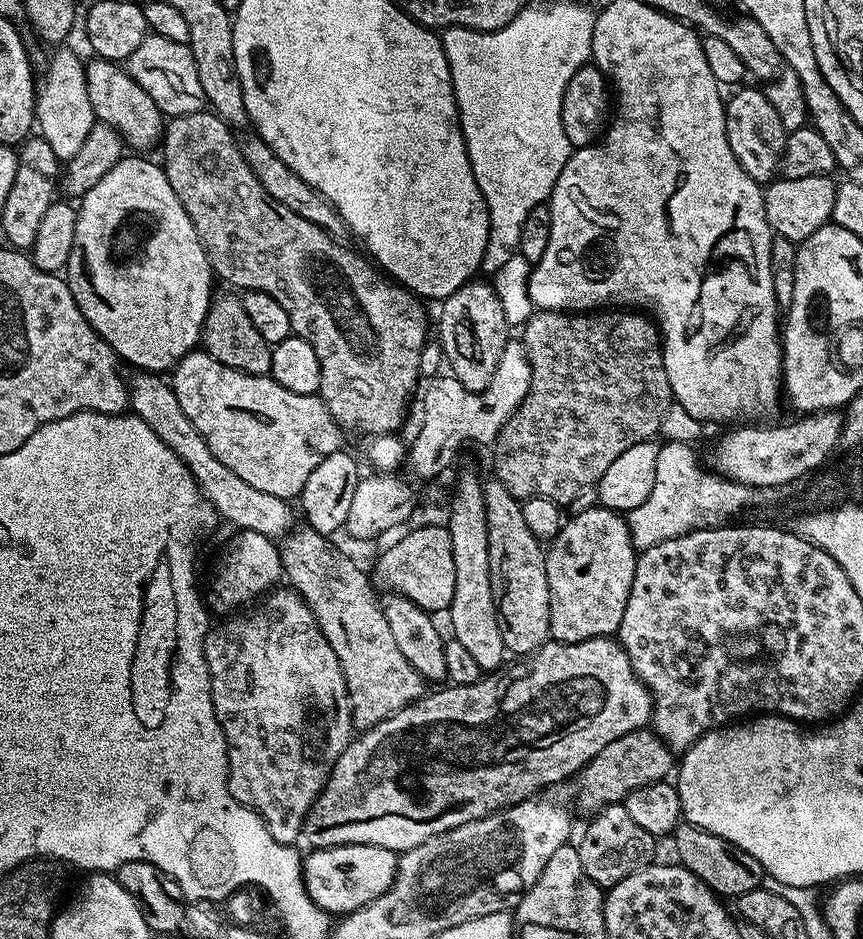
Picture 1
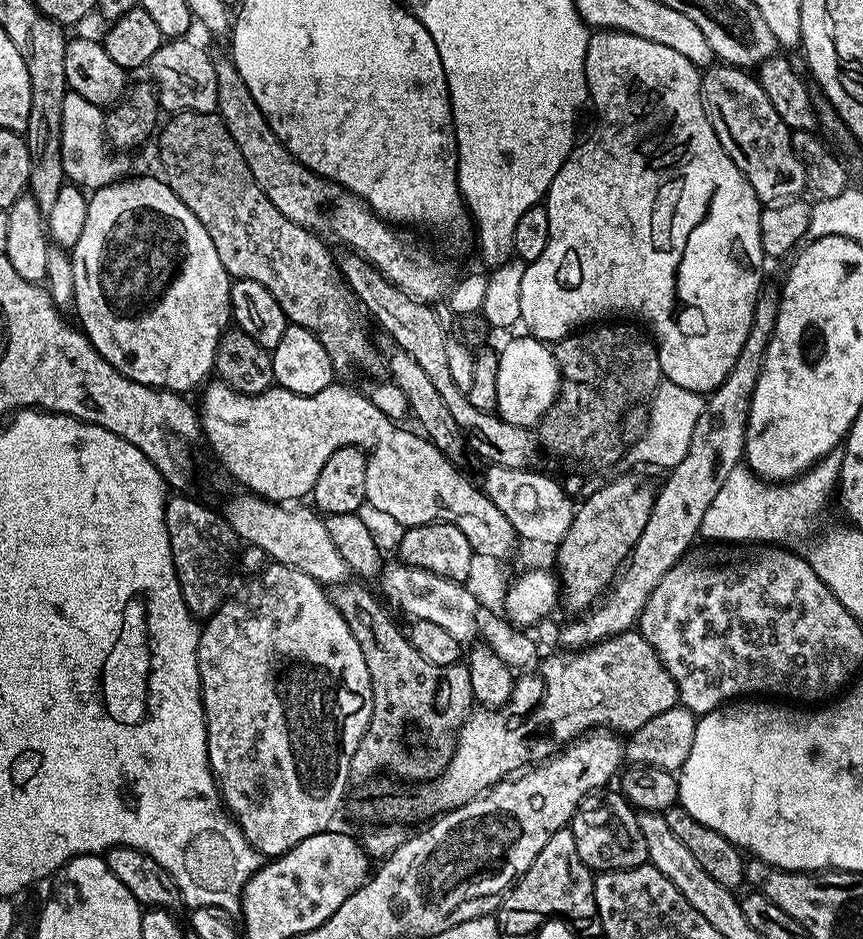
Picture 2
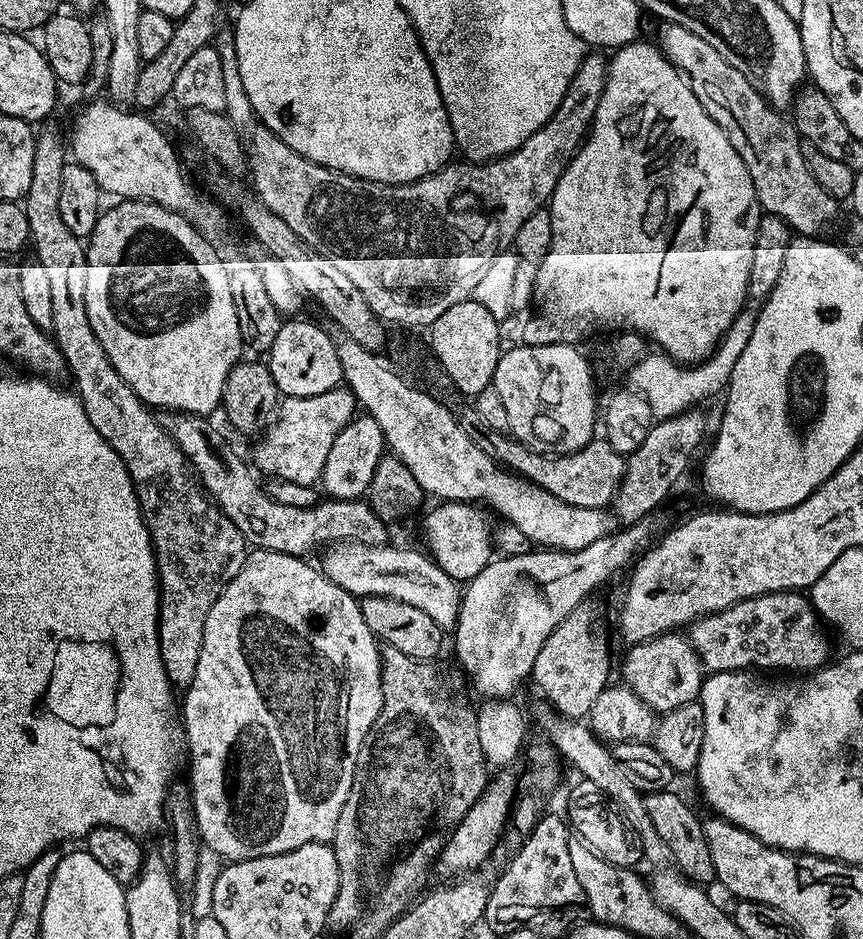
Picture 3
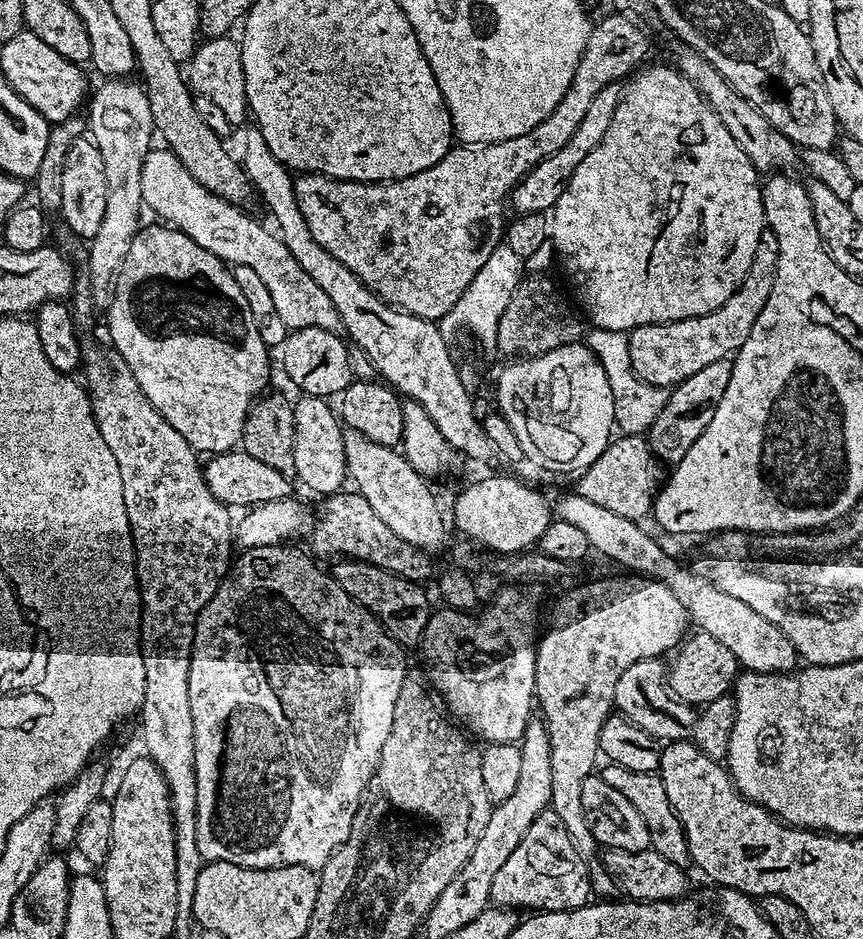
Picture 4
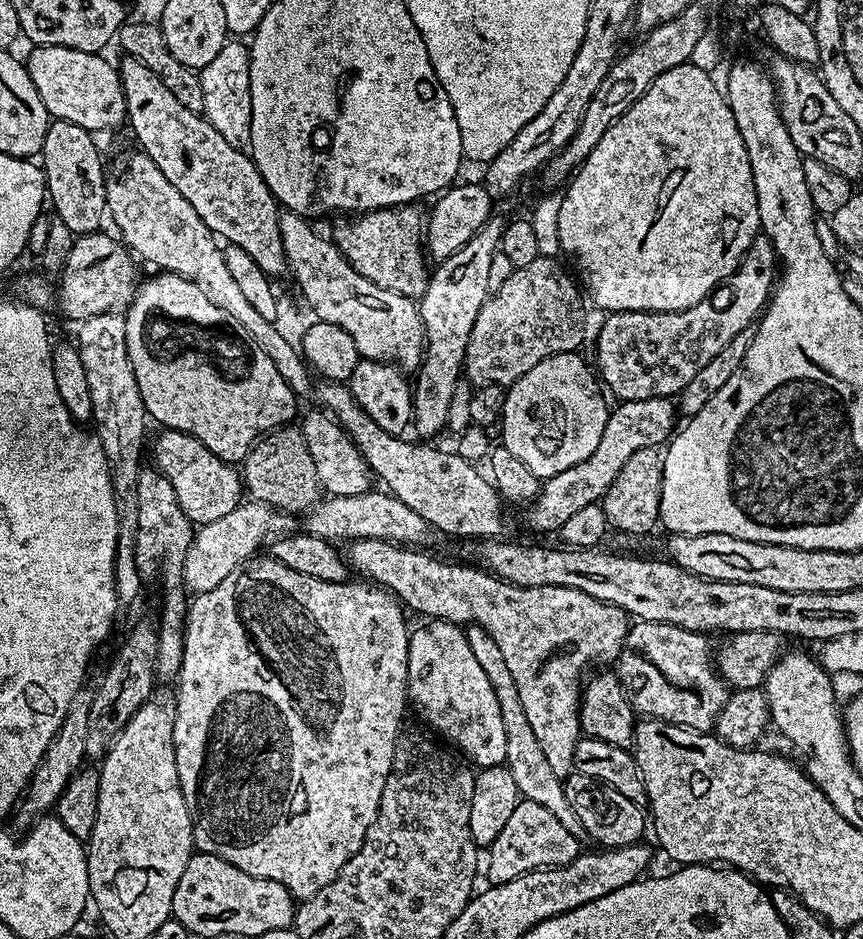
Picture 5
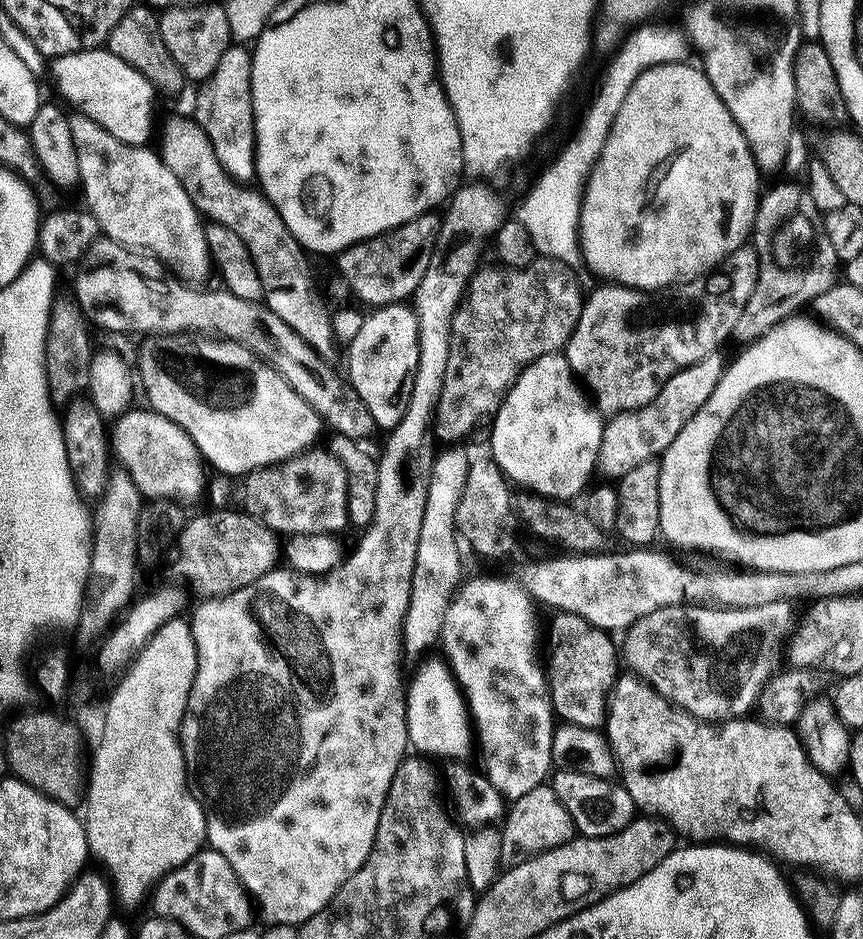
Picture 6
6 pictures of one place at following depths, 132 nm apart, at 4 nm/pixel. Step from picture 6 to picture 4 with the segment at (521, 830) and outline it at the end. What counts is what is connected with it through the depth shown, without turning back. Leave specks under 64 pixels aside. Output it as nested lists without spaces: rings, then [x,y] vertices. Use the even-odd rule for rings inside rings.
[[[545,810],[530,822],[522,842],[514,846],[510,858],[494,874],[494,886],[490,886],[490,901],[495,907],[529,908],[527,911],[532,914],[578,910],[590,903],[593,896],[588,864],[574,850],[562,818],[551,810]]]

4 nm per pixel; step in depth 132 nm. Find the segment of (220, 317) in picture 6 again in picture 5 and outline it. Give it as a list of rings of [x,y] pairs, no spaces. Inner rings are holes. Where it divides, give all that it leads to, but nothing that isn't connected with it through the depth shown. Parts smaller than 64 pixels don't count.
[[[101,230],[75,237],[66,266],[58,273],[60,289],[56,292],[56,304],[61,314],[69,316],[73,322],[85,320],[94,314],[127,309],[132,295],[136,293],[137,261],[115,235],[107,236],[106,232]],[[324,380],[319,385],[318,396],[325,409],[331,414],[332,418],[347,432],[348,437],[354,442],[354,446],[364,456],[364,461],[368,463],[371,475],[381,480],[383,487],[397,496],[410,510],[415,510],[417,514],[422,514],[426,518],[428,525],[437,533],[445,532],[448,536],[480,536],[479,538],[500,538],[505,535],[504,532],[504,508],[505,501],[501,500],[500,495],[489,477],[483,471],[479,472],[477,465],[456,454],[455,451],[443,452],[440,448],[431,448],[431,443],[416,442],[420,444],[411,444],[400,436],[392,436],[354,398],[347,383],[334,380]]]

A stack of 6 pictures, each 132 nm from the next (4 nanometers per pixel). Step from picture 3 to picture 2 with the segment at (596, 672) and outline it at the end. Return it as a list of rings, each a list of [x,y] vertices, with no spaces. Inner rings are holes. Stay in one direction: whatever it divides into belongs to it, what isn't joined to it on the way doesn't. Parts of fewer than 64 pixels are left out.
[[[765,287],[758,302],[754,306],[754,322],[750,326],[750,334],[746,338],[746,346],[742,346],[741,353],[738,354],[738,362],[734,362],[734,370],[726,374],[726,378],[715,388],[707,397],[704,405],[704,413],[698,418],[694,426],[694,434],[690,438],[690,450],[686,450],[686,458],[678,462],[667,473],[664,485],[659,485],[656,493],[656,500],[652,503],[650,518],[646,518],[646,527],[642,529],[642,538],[632,547],[632,552],[623,568],[616,574],[616,579],[612,581],[612,587],[604,593],[602,599],[587,612],[572,618],[572,621],[560,632],[560,648],[564,650],[579,650],[590,648],[593,644],[598,644],[602,640],[609,640],[612,636],[617,636],[629,631],[639,621],[642,610],[646,606],[646,598],[654,592],[654,586],[662,582],[666,573],[681,563],[688,552],[688,547],[700,536],[702,517],[710,507],[710,502],[722,490],[722,482],[730,478],[730,470],[741,467],[744,460],[744,443],[746,442],[746,430],[748,429],[748,419],[750,418],[750,402],[754,398],[754,386],[758,386],[758,374],[762,374],[762,362],[766,358],[766,346],[770,346],[770,338],[774,334],[774,326],[778,322],[778,310],[780,309],[780,288]]]

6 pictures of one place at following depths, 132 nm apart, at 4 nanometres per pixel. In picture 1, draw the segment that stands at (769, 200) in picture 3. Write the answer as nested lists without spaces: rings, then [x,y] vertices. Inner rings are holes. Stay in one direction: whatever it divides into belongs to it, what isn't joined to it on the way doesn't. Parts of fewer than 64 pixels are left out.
[[[737,87],[732,93],[737,92],[732,97],[729,95],[724,105],[726,138],[742,170],[750,174],[755,184],[764,186],[777,179],[789,132],[784,128],[777,110],[767,100],[766,92],[760,88],[758,90],[744,87]]]

